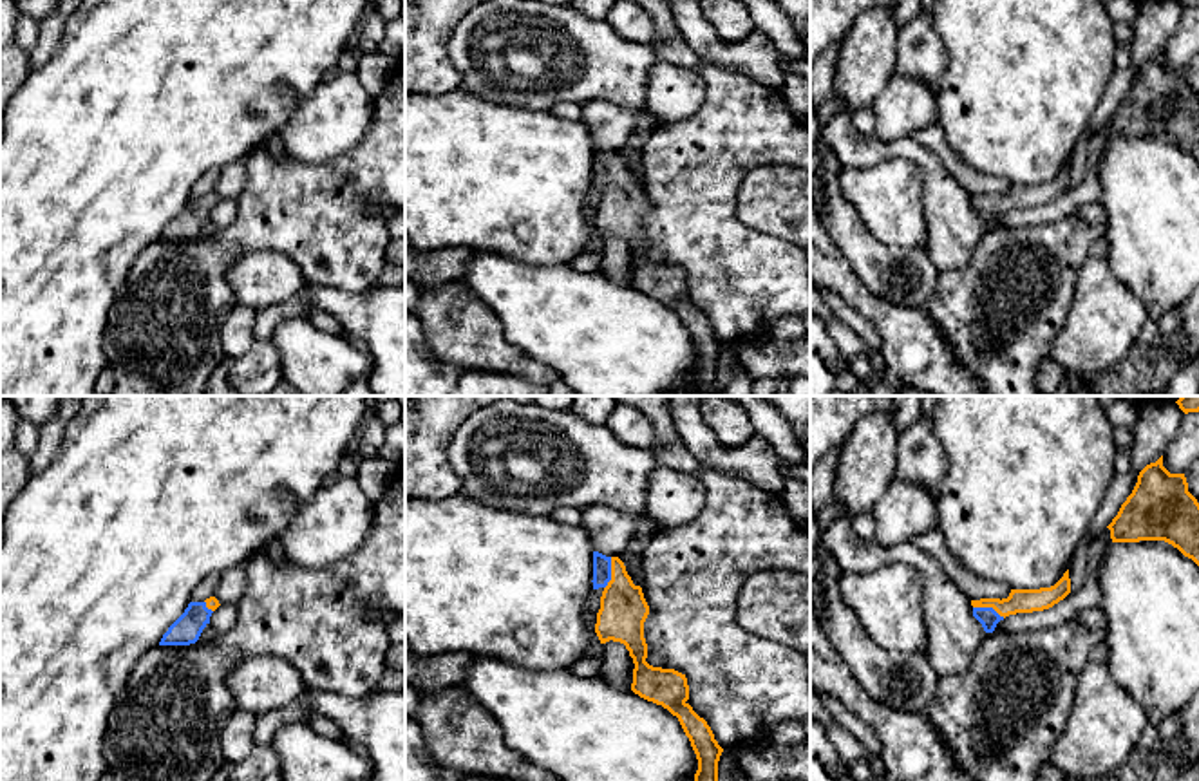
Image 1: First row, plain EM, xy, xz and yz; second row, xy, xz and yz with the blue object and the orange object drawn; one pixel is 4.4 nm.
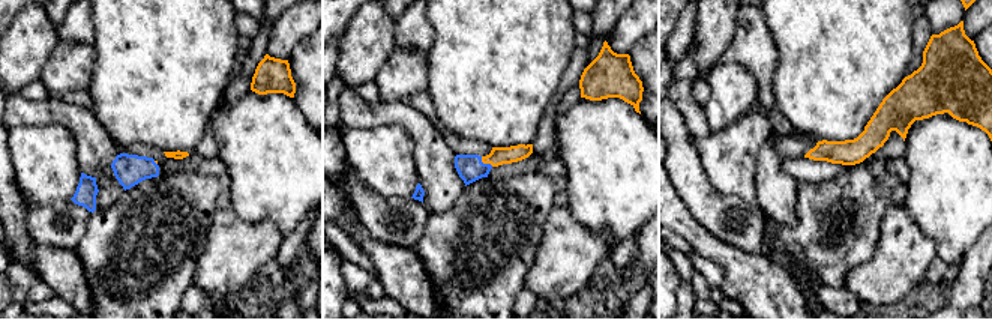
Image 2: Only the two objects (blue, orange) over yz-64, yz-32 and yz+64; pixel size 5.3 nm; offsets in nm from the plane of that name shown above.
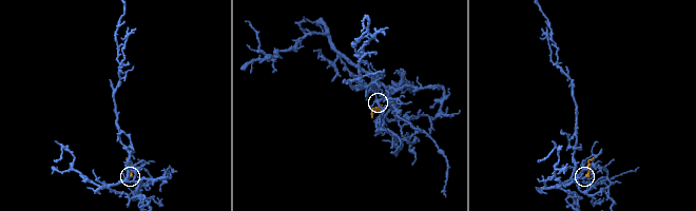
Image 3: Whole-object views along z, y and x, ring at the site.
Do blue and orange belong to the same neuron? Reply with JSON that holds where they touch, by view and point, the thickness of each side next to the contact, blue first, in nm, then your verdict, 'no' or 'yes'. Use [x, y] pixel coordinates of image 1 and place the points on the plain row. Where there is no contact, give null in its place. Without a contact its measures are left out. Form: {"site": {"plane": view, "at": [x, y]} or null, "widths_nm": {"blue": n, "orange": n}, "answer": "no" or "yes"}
{"site": {"plane": "xz", "at": [610, 169]}, "widths_nm": {"blue": 80, "orange": 220}, "answer": "yes"}

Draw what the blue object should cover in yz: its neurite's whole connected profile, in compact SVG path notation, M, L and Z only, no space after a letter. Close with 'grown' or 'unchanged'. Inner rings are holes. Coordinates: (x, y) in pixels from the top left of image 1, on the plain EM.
M1069 165L1051 183L1011 184L1007 193L971 195L973 212L982 219L986 228L993 228L996 219L1009 210L1043 206L1063 195L1071 188Z; grown

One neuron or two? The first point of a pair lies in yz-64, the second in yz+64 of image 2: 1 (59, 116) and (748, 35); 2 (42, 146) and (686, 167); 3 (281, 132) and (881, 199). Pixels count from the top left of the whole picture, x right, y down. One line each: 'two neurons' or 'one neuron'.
1: two neurons
2: two neurons
3: two neurons

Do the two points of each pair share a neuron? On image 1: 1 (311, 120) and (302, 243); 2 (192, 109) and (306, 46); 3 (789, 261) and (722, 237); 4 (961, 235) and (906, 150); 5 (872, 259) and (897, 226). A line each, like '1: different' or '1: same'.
1: different
2: same
3: same
4: same
5: different

